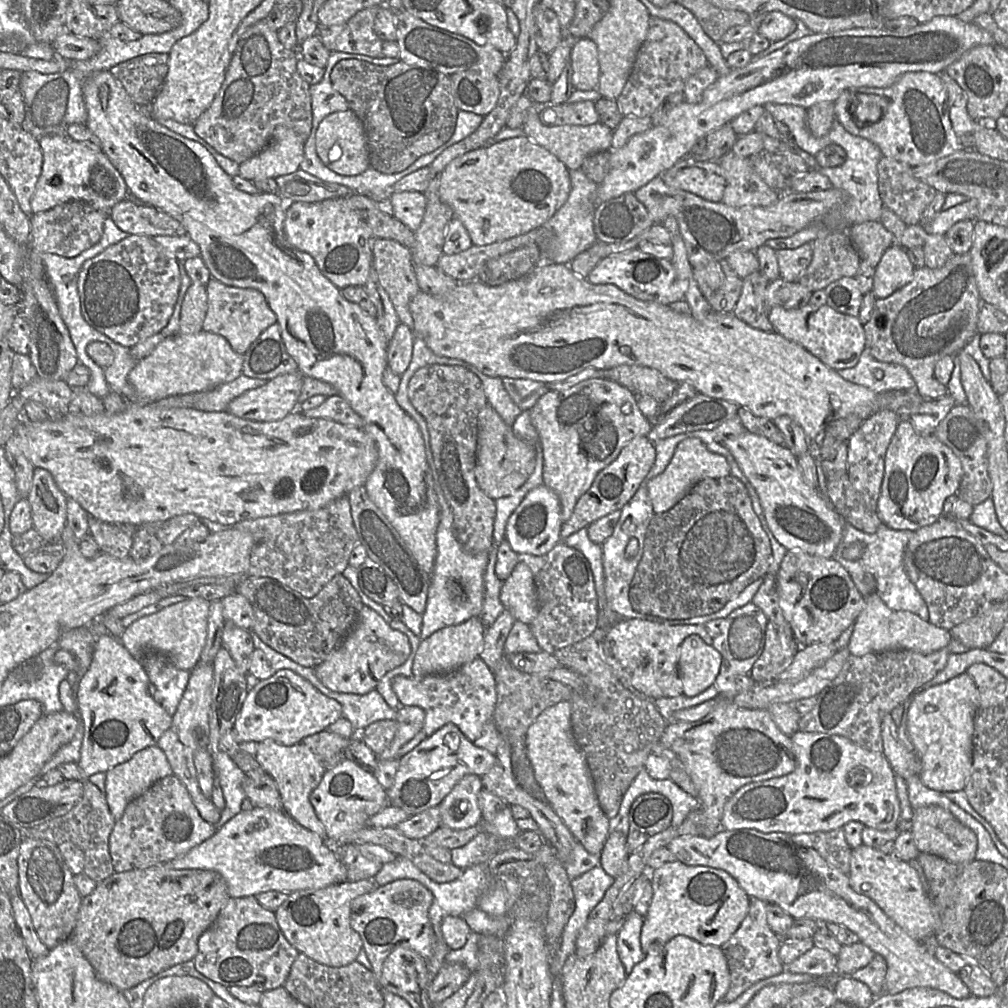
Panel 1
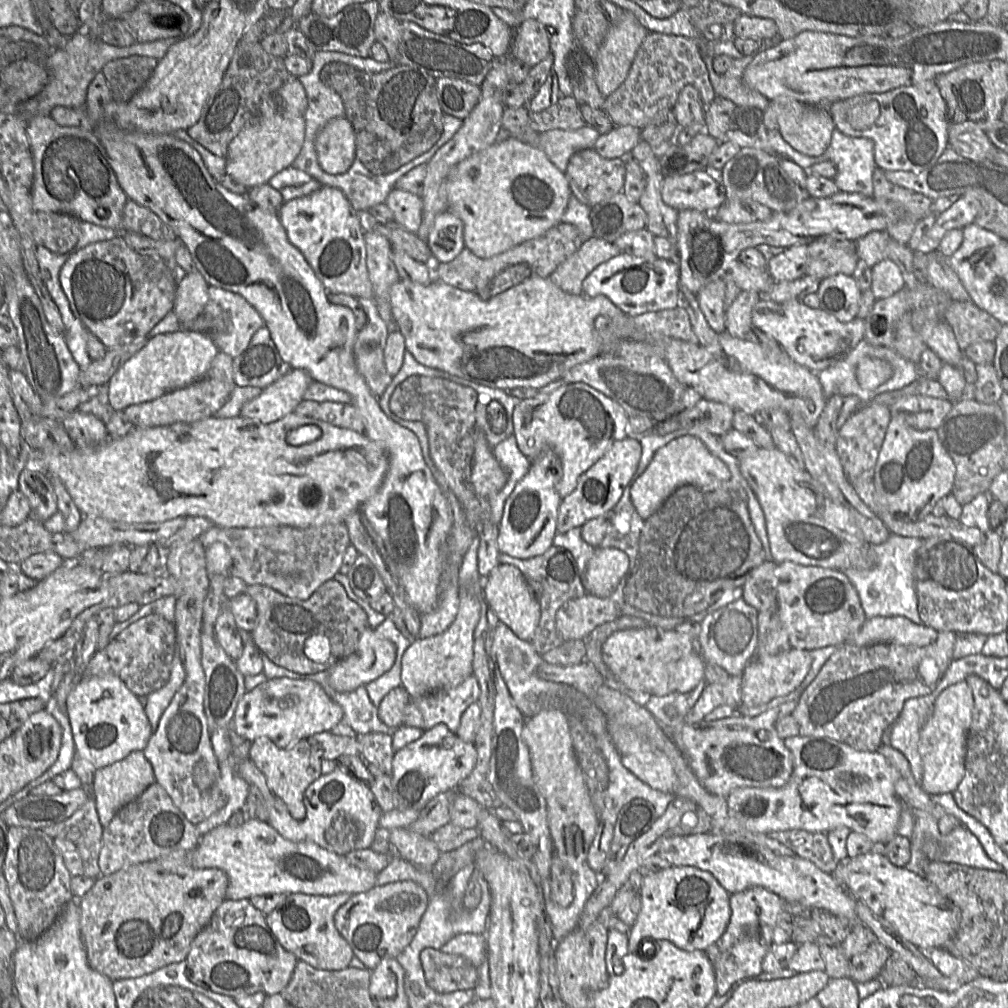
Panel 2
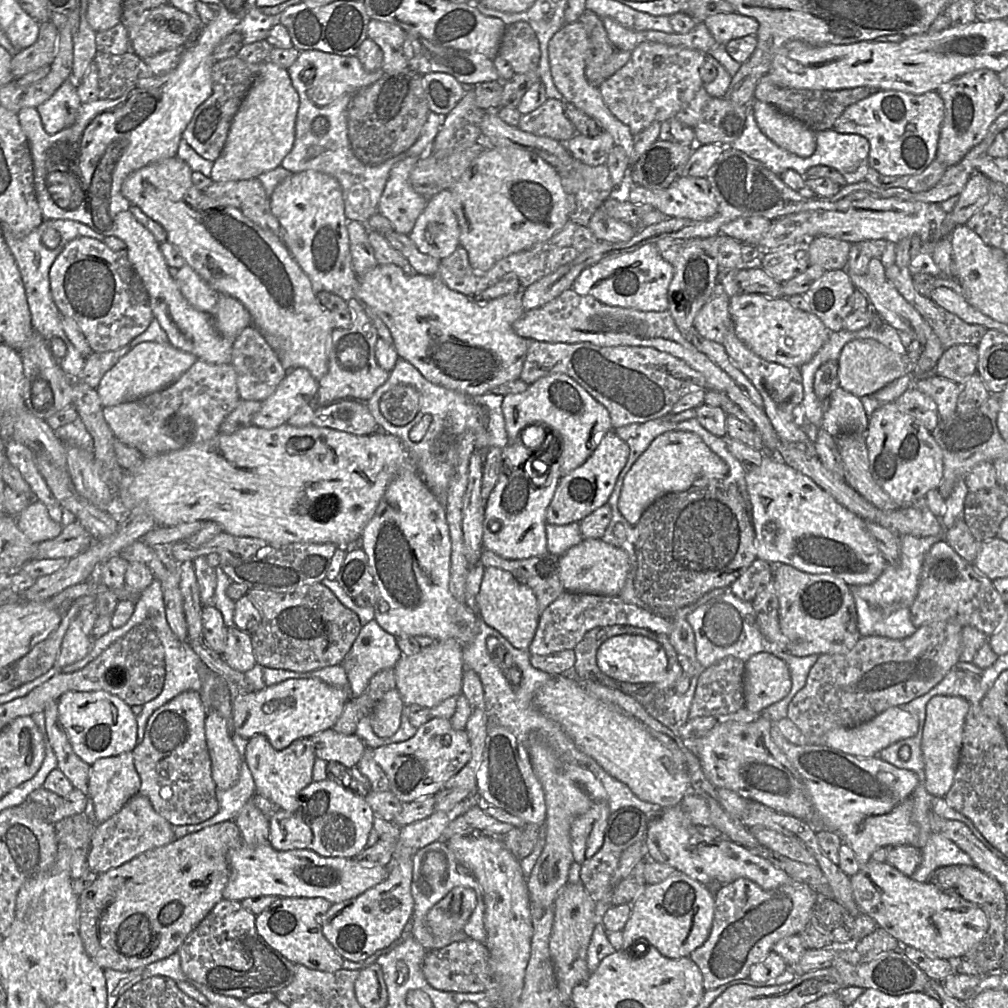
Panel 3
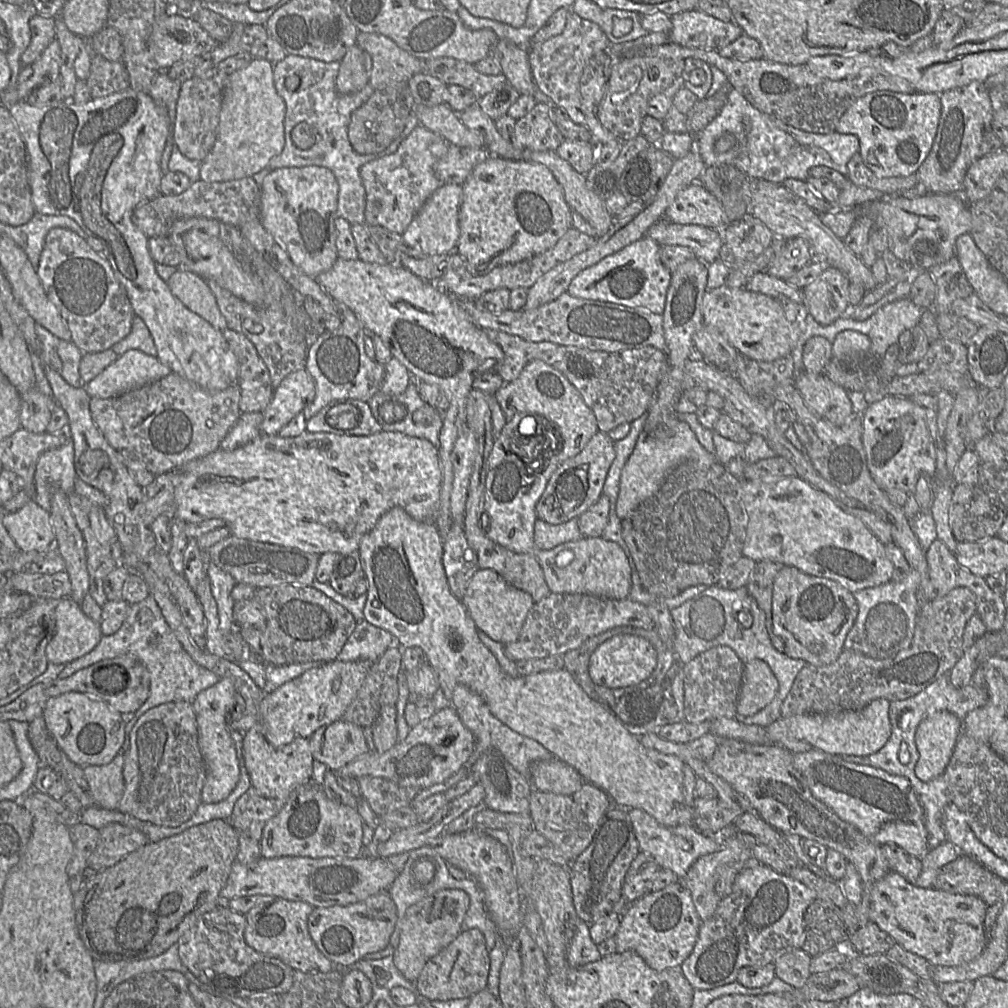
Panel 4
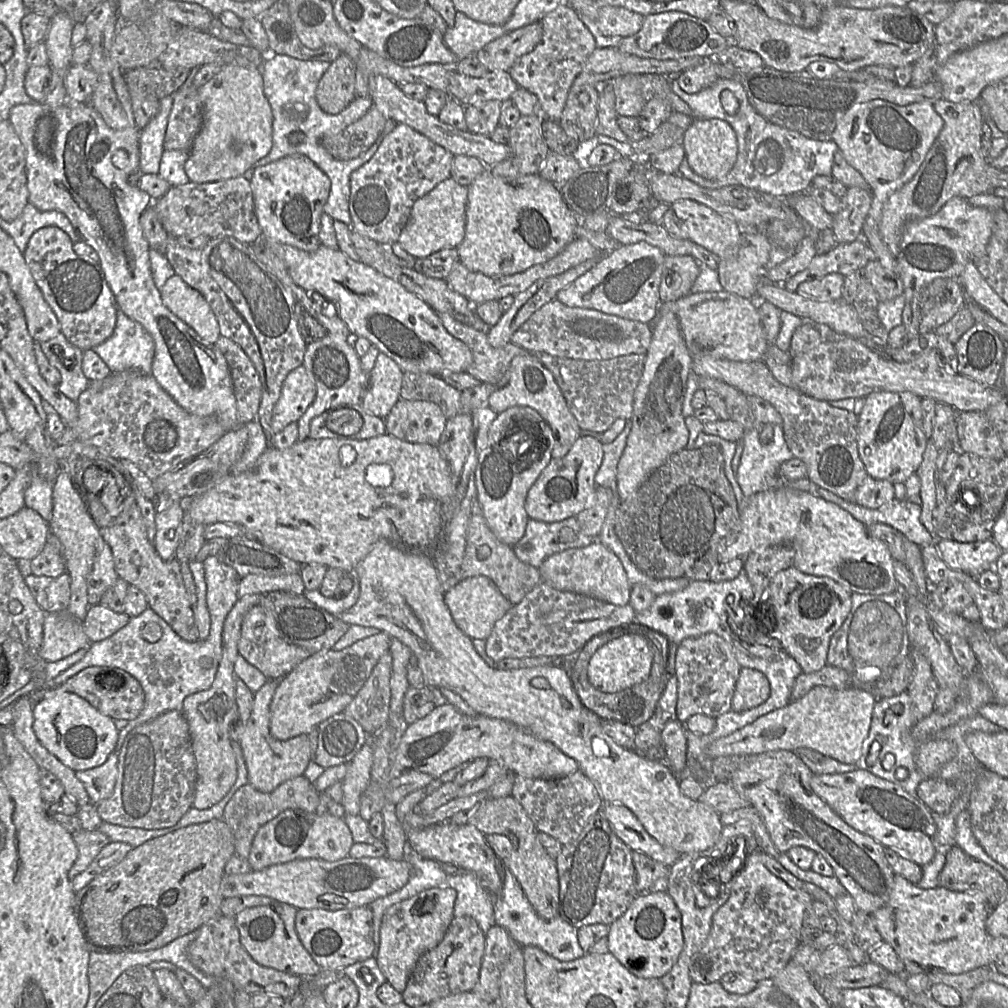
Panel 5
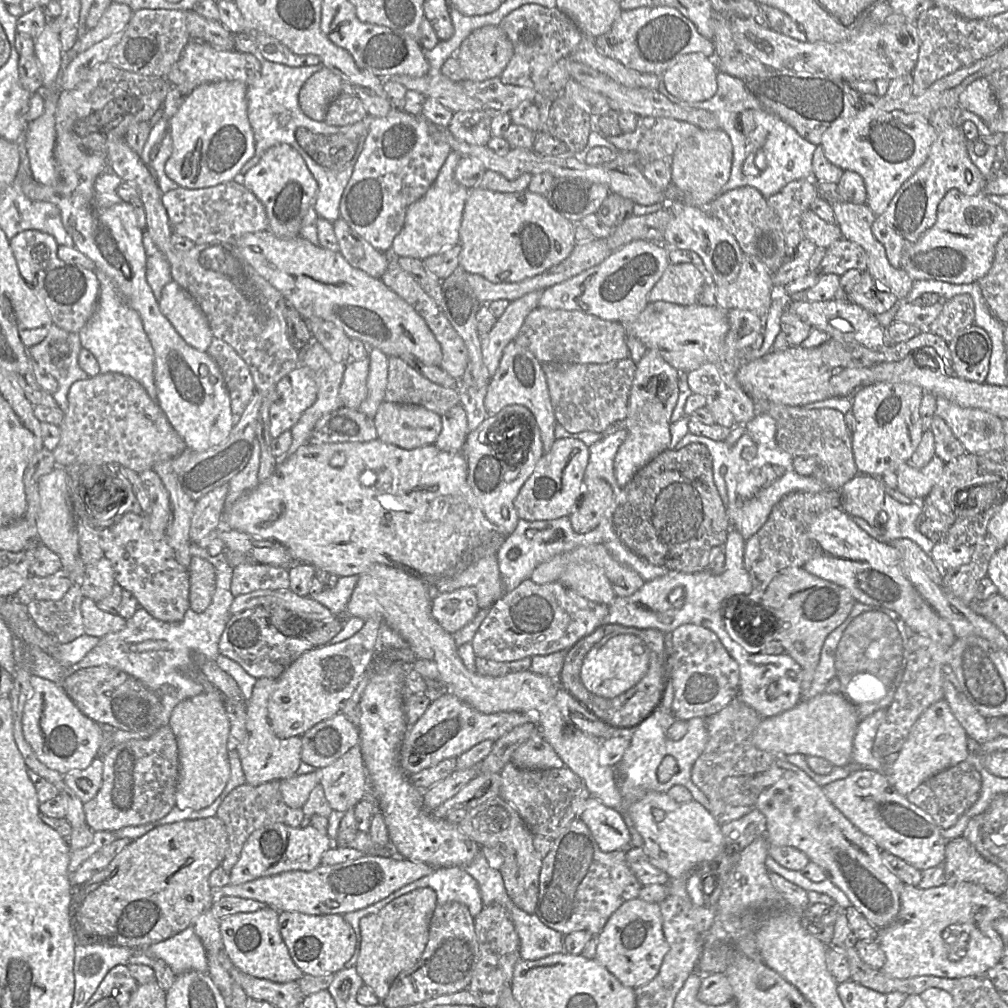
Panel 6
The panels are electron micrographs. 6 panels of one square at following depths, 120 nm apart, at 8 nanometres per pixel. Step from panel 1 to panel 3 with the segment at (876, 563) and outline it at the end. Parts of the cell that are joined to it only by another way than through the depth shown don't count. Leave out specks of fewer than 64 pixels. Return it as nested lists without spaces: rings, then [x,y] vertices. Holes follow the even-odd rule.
[[[899,536],[900,555],[897,562],[888,564],[871,584],[850,586],[858,614],[858,631],[862,637],[904,639],[916,631],[917,628],[911,620],[911,605],[918,592],[925,555],[931,546],[941,539],[942,536]]]

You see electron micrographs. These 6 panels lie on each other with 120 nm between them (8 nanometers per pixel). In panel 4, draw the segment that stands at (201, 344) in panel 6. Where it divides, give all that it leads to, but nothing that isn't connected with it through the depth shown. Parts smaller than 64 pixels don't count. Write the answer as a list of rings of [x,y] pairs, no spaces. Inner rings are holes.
[[[179,269],[168,279],[167,284],[171,293],[189,310],[219,331],[223,332],[227,328],[215,295],[204,278],[193,272]]]

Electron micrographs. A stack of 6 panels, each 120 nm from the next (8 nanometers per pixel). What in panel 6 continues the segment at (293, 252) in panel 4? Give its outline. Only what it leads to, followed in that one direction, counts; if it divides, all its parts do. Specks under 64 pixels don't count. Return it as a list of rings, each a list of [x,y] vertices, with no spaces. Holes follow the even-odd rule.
[[[288,144],[270,147],[244,174],[242,184],[263,204],[267,230],[279,237],[299,236],[302,221],[315,201],[318,184],[298,151]]]

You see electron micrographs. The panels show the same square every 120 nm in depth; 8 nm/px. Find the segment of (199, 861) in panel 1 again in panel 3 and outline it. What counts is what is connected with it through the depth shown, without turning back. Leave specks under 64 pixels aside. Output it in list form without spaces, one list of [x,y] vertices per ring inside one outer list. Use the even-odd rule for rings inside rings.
[[[241,843],[228,853],[229,881],[223,899],[242,901],[254,896],[324,898],[338,904],[356,898],[383,882],[389,868],[366,866],[353,858],[323,857],[308,849],[277,851],[270,844],[249,846]]]

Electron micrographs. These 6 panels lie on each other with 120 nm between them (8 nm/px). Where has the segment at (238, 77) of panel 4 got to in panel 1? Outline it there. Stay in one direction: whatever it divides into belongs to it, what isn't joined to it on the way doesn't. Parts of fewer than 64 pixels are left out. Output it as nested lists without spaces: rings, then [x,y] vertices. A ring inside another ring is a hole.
[[[277,126],[269,144],[250,159],[239,164],[238,176],[254,181],[277,178],[300,169],[305,142],[291,128]]]

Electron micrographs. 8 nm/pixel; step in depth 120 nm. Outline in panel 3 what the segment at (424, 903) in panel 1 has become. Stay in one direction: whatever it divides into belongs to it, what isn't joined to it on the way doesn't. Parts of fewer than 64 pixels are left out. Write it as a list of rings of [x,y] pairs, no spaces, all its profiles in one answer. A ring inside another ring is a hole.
[[[410,858],[394,860],[383,882],[356,898],[330,907],[323,917],[322,931],[344,960],[363,962],[401,936],[414,911],[412,871]]]

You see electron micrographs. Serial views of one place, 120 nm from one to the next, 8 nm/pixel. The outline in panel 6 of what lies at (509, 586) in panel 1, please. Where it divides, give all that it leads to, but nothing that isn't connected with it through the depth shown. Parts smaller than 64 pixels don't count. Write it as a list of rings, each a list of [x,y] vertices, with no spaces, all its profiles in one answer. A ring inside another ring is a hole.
[[[471,587],[439,593],[432,600],[433,617],[450,634],[456,633],[470,623],[479,610],[476,592]]]

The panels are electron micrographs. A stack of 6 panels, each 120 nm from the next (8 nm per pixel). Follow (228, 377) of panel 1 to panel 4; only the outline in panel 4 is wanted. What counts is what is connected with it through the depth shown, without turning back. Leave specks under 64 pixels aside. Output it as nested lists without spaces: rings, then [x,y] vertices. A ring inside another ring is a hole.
[[[132,349],[119,356],[84,387],[90,397],[112,398],[155,382],[170,373],[171,369],[156,356]]]

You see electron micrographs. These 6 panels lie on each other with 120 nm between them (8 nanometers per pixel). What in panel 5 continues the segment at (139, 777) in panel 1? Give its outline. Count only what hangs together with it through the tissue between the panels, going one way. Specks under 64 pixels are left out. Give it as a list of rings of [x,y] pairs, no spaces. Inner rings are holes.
[[[111,752],[102,765],[75,771],[75,774],[85,787],[92,803],[109,798],[114,791],[118,775],[118,752]]]

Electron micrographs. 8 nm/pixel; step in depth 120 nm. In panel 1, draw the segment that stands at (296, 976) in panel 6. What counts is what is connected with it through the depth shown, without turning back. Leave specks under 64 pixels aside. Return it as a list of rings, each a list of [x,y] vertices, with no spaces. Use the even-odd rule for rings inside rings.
[[[363,879],[288,893],[287,899],[275,911],[277,923],[299,953],[326,966],[346,966],[356,961],[363,949],[360,935],[351,927],[351,904],[357,897],[379,886],[374,879]]]

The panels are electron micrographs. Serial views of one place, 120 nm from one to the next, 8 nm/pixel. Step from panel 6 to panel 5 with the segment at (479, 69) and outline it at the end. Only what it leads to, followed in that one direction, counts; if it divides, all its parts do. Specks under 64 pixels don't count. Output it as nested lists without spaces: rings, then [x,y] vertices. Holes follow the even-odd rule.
[[[535,22],[489,42],[475,56],[489,72],[509,71],[521,56],[534,49],[541,38],[542,26]]]

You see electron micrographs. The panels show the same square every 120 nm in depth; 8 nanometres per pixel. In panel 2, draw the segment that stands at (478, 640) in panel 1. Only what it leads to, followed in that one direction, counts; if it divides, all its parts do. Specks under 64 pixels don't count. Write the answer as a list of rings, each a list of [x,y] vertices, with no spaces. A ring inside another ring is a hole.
[[[460,588],[459,600],[457,616],[449,628],[428,638],[417,638],[402,656],[401,686],[411,700],[439,690],[455,688],[473,672],[474,631],[480,619],[483,598],[473,596],[467,589]]]

